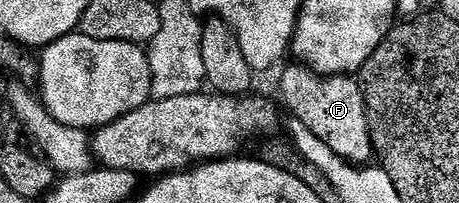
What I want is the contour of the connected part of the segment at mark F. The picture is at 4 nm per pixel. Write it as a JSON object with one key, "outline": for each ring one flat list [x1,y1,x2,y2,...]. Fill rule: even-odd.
{"outline":[[303,65,285,66,279,72,280,95,288,106,288,115,302,121,318,141,324,141,348,163,368,165,373,162,372,138,366,117,362,89,355,78,346,75,315,75],[285,70,285,71,284,71],[284,71,284,72,283,72]]}

